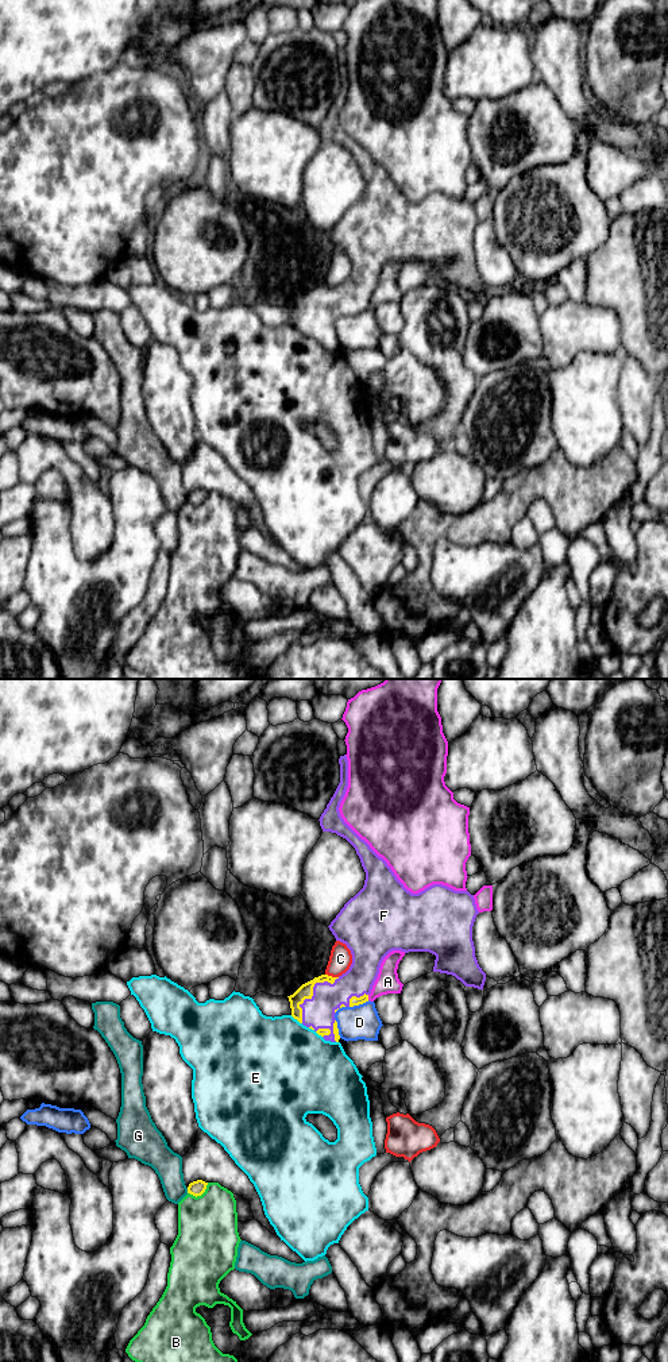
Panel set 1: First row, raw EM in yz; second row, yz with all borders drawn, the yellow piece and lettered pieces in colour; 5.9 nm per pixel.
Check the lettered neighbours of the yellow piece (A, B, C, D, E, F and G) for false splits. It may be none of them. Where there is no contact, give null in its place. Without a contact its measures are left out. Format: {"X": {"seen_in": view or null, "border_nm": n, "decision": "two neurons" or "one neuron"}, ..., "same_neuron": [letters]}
{"A": {"seen_in": "yz", "border_nm": 30, "decision": "two neurons"}, "B": {"seen_in": "yz", "border_nm": 140, "decision": "two neurons"}, "C": {"seen_in": "yz", "border_nm": 80, "decision": "two neurons"}, "D": {"seen_in": "yz", "border_nm": 130, "decision": "two neurons"}, "E": {"seen_in": "yz", "border_nm": 90, "decision": "two neurons"}, "F": {"seen_in": "yz", "border_nm": 360, "decision": "one neuron"}, "G": {"seen_in": "yz", "border_nm": 30, "decision": "two neurons"}, "same_neuron": ["F"]}

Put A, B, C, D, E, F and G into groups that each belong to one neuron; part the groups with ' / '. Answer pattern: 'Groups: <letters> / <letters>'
Groups: A / B / C / D / E / F / G

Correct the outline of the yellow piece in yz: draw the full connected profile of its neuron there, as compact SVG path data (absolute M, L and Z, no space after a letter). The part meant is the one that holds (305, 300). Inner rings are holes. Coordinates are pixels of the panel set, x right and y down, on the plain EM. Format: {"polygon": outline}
{"polygon": "M340 65L340 92L320 126L323 140L336 142L356 159L366 181L363 197L351 207L328 235L336 250L347 254L352 263L350 278L339 286L321 283L302 293L287 305L291 325L314 339L325 350L339 351L335 323L341 316L354 316L368 310L383 267L393 259L429 261L436 265L433 281L455 285L466 296L483 298L486 282L475 266L472 235L479 223L474 204L455 200L443 193L433 193L418 202L412 202L397 188L387 171L362 148L341 127L339 116L348 96L348 69Z"}

